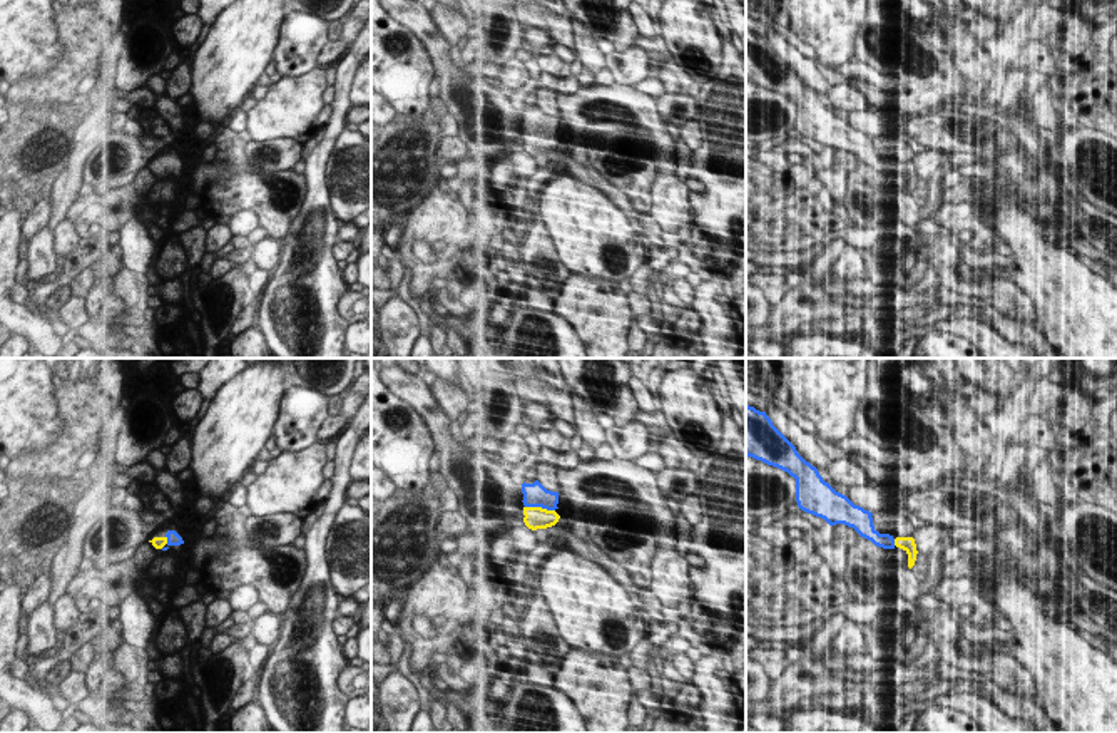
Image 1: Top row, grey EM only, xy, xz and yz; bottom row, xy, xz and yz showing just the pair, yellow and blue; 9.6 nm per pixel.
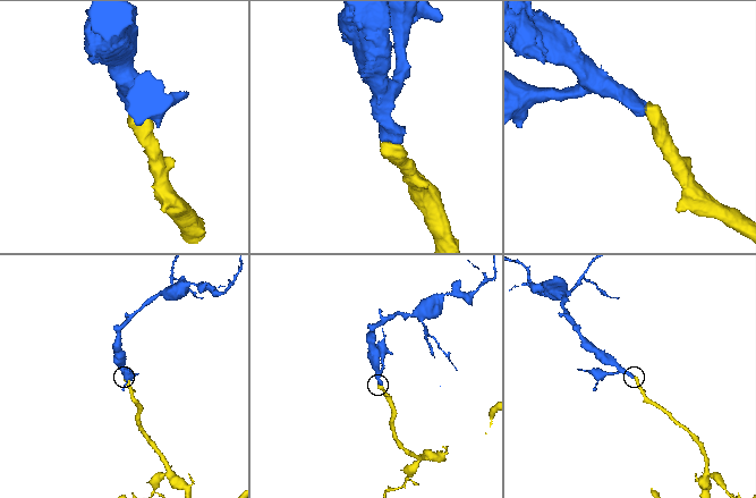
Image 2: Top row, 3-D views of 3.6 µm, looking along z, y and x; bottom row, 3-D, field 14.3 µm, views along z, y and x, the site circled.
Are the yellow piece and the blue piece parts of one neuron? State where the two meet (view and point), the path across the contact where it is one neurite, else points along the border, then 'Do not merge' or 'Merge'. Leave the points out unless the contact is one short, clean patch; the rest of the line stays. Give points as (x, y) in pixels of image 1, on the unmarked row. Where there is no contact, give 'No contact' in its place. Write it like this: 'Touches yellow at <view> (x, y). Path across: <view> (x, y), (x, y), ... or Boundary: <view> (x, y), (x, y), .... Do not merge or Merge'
Touches yellow at xz (540, 133). Path across: xz (535, 143), (540, 133), (535, 119). Merge.

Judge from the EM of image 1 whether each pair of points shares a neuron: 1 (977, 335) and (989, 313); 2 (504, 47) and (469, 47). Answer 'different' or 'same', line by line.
1: different
2: same

